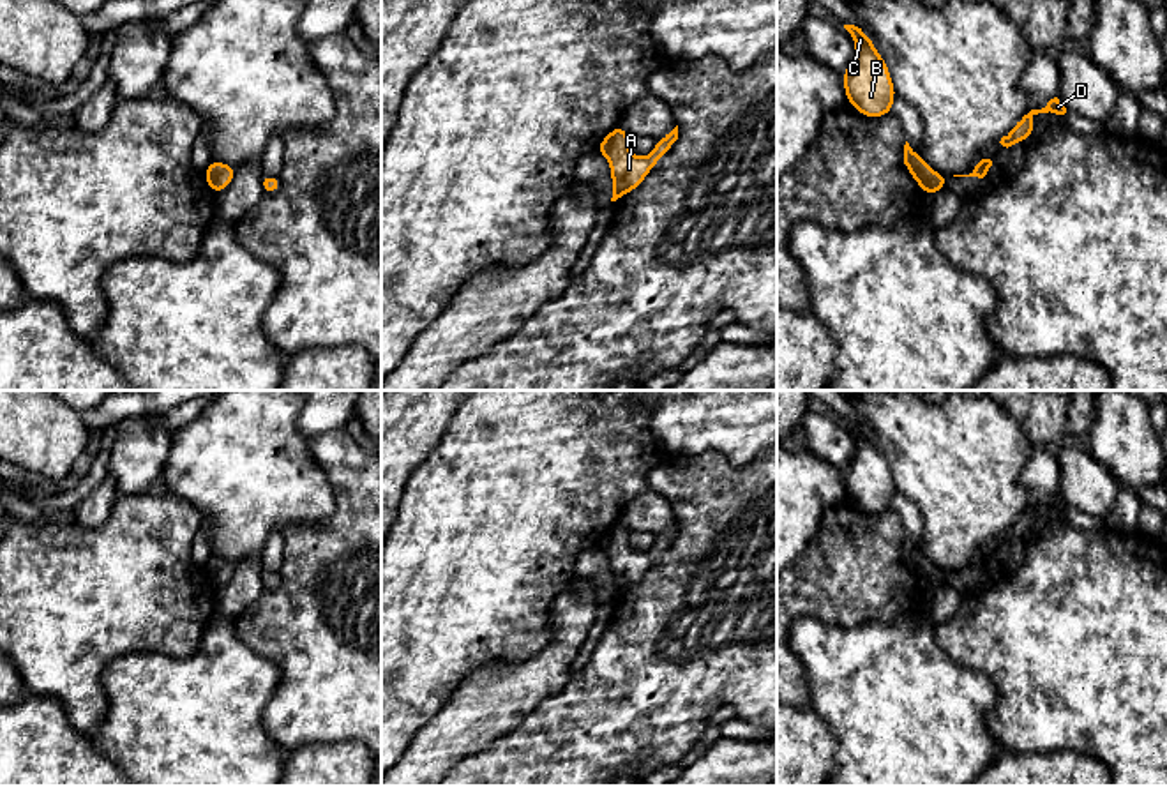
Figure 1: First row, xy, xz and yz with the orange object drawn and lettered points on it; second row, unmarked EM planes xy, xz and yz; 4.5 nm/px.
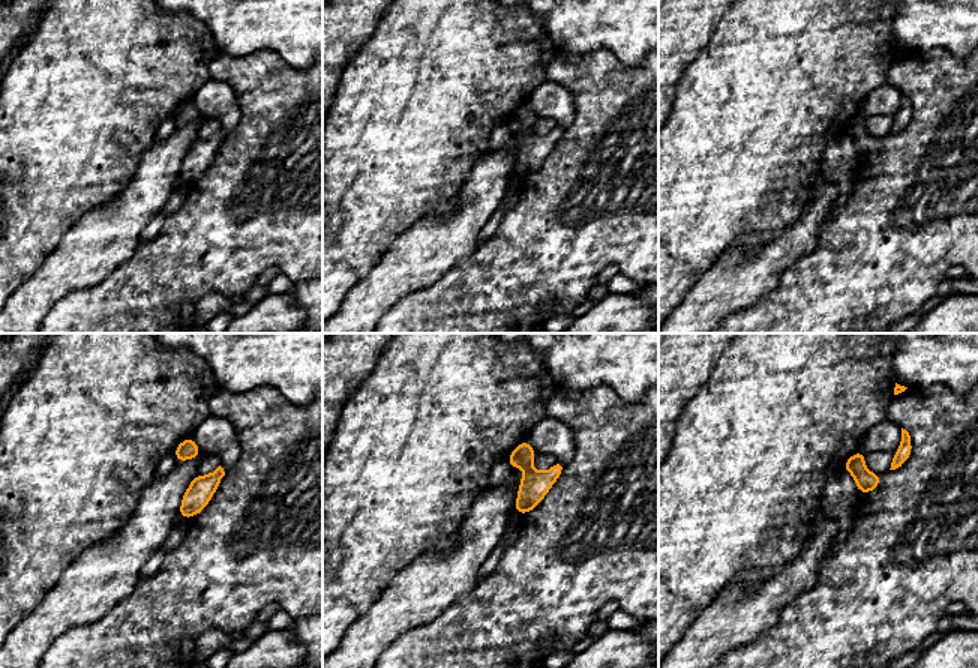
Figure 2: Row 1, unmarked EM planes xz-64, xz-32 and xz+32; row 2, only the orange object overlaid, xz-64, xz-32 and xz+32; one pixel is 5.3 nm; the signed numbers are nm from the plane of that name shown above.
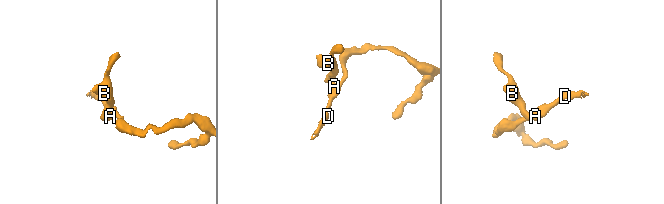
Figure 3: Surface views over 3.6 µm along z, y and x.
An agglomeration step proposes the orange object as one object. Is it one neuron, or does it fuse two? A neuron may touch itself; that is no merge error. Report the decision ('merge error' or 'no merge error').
no merge error

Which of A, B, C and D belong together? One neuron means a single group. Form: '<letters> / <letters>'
A B C D

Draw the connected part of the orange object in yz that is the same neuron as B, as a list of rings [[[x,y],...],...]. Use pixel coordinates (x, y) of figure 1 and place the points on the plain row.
[[[844,420],[855,435],[856,449],[842,468],[847,498],[862,510],[877,514],[892,509],[893,477],[872,435],[855,420]]]

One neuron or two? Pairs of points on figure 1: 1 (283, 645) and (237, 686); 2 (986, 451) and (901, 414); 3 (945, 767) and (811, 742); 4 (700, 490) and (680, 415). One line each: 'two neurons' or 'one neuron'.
1: two neurons
2: one neuron
3: two neurons
4: two neurons

